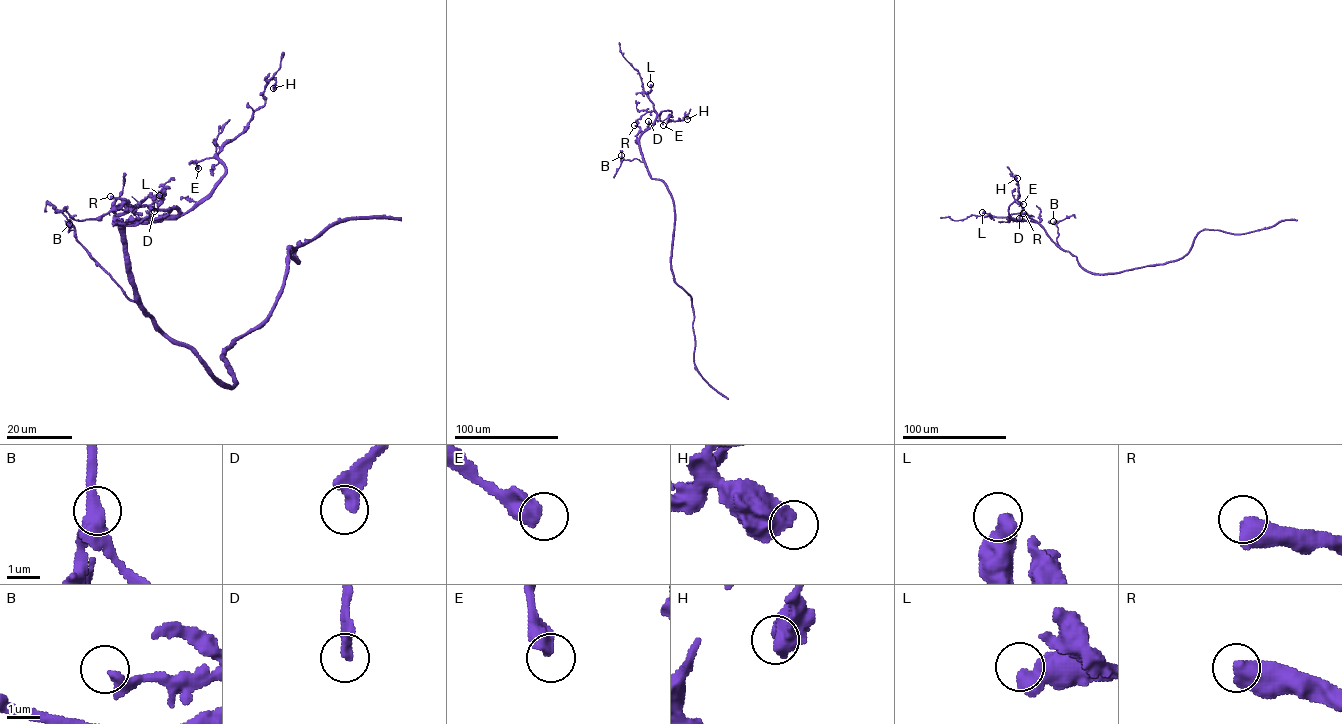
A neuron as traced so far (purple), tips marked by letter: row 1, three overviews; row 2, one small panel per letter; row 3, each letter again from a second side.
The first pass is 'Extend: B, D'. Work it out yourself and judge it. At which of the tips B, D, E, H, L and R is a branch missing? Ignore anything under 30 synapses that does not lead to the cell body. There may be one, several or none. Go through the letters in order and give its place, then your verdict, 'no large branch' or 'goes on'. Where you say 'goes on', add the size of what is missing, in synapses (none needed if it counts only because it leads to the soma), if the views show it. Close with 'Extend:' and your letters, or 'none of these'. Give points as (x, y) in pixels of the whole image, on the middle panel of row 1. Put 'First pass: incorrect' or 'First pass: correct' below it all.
B: at (621, 155); no large branch
D: at (648, 121); goes on; about 50 synapses
E: at (663, 125); no large branch
H: at (687, 119); no large branch
L: at (650, 84); no large branch
R: at (634, 125); goes on; about 200 synapses
Extend: D, R
First pass: incorrect

